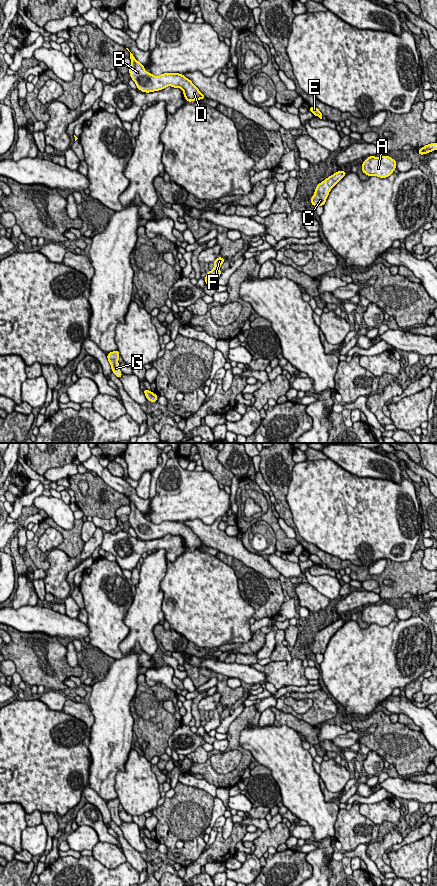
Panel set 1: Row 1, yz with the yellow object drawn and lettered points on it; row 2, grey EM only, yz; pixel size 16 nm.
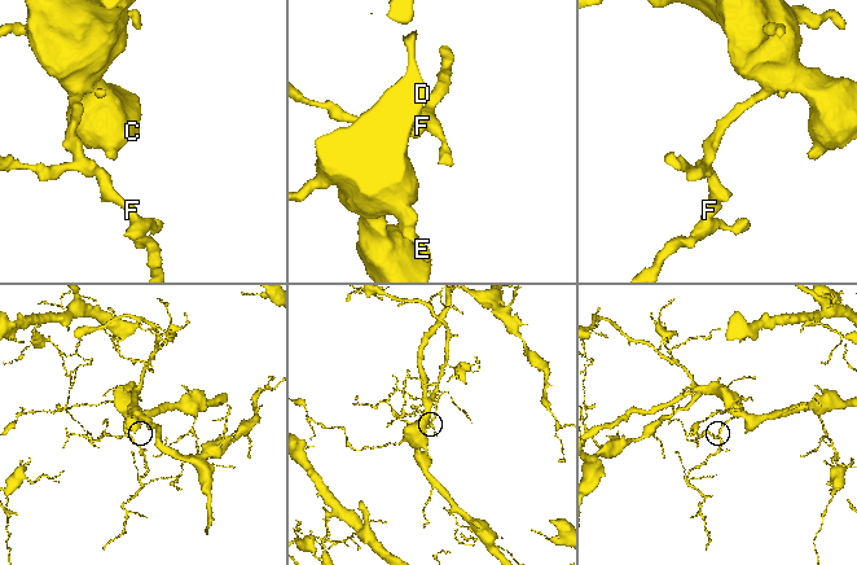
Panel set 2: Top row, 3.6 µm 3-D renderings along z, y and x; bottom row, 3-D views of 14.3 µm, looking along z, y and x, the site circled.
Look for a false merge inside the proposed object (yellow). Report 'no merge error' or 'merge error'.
no merge error

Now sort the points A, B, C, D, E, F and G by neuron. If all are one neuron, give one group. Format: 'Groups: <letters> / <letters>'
Groups: A B C D E F G

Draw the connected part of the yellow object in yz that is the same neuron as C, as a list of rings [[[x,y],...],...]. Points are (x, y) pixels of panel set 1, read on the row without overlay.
[[[340,618],[333,623],[326,626],[324,629],[319,631],[316,636],[314,643],[311,646],[311,652],[313,654],[324,654],[326,647],[331,637],[339,631],[339,629],[347,622],[347,620]]]

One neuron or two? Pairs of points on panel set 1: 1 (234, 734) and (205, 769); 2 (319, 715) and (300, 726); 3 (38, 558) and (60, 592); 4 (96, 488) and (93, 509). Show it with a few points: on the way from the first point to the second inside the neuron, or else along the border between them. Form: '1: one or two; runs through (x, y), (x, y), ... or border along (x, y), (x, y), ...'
1: one; runs through (243, 751), (243, 765), (230, 778), (222, 778)
2: two; border along (285, 712), (318, 726)
3: two; border along (47, 556), (46, 560), (49, 567), (45, 571)
4: one; runs through (96, 493), (95, 504)

